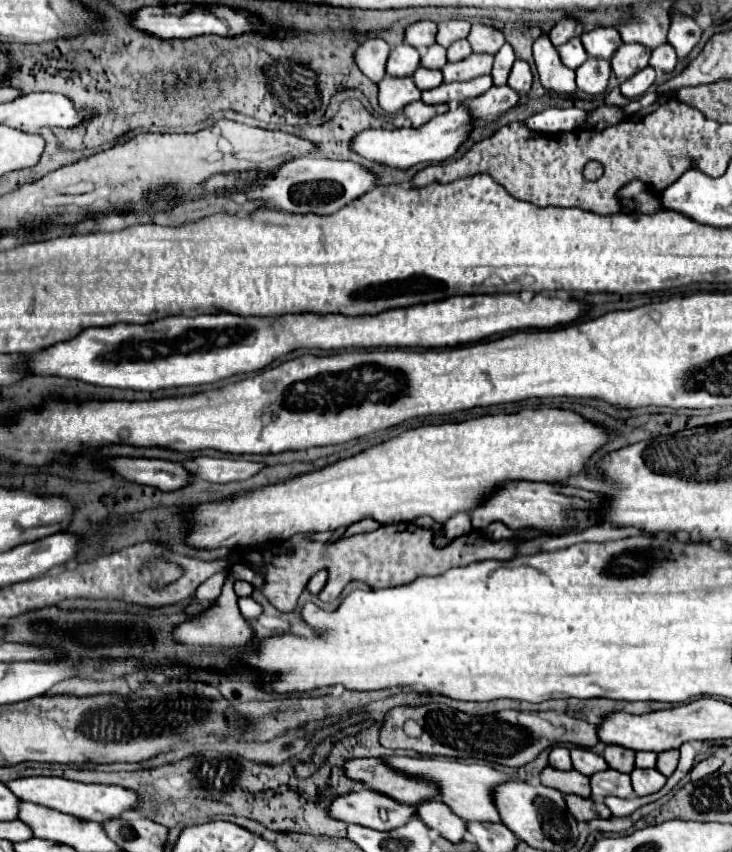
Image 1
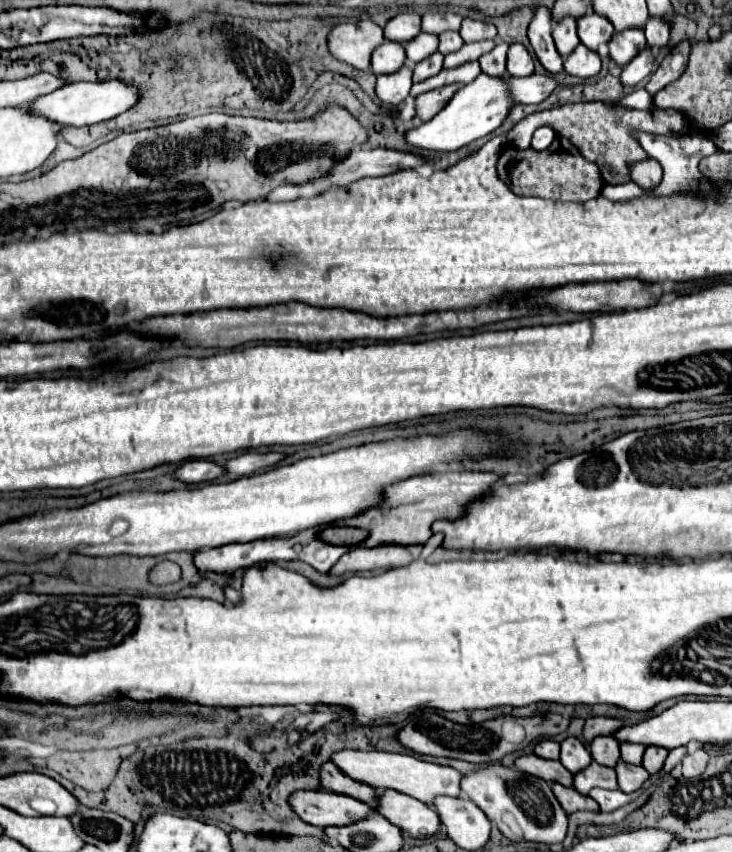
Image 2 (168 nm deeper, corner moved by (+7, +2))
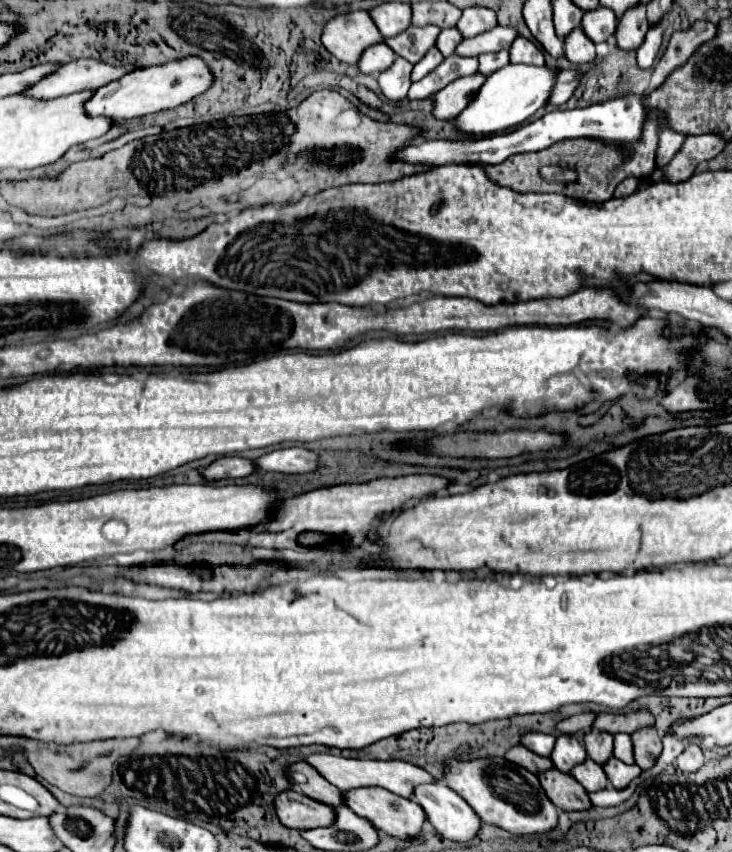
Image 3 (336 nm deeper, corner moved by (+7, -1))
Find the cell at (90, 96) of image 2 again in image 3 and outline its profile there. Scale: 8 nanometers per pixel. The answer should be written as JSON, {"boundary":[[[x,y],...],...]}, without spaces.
{"boundary":[[[190,55],[190,57],[178,59],[178,61],[168,61],[164,65],[132,71],[132,73],[124,75],[122,79],[100,87],[96,91],[96,95],[86,103],[86,113],[92,117],[106,115],[116,121],[134,119],[134,117],[158,113],[164,109],[180,107],[180,105],[196,99],[204,91],[208,91],[208,87],[212,87],[212,83],[214,83],[214,75],[212,75],[212,71],[208,71],[208,65],[204,65],[204,59]]]}

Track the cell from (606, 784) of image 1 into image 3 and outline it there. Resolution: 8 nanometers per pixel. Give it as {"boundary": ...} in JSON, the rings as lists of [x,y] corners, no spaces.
{"boundary":[[[588,757],[584,763],[572,767],[572,769],[570,769],[570,775],[572,775],[588,793],[610,787],[610,781],[608,781],[604,769],[602,769],[598,763],[594,763],[590,757]]]}

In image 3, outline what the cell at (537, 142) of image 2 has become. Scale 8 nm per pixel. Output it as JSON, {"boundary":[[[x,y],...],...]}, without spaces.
{"boundary":[[[628,93],[604,103],[596,103],[584,109],[570,109],[570,111],[552,111],[544,117],[526,123],[510,133],[480,137],[480,139],[458,139],[458,141],[446,141],[446,139],[428,139],[420,145],[408,145],[400,153],[396,153],[396,159],[406,163],[422,163],[422,165],[450,165],[450,163],[502,163],[510,155],[516,153],[530,153],[530,151],[542,151],[550,147],[552,143],[560,139],[570,137],[596,137],[596,139],[612,139],[612,141],[636,141],[642,133],[644,123],[644,107],[640,101],[640,95]]]}

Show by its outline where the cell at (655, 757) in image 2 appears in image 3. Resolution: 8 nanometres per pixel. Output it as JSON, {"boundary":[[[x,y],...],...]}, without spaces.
{"boundary":[[[644,727],[640,731],[634,731],[632,735],[634,743],[634,761],[640,769],[650,769],[658,755],[662,753],[662,741],[656,731],[656,727]]]}

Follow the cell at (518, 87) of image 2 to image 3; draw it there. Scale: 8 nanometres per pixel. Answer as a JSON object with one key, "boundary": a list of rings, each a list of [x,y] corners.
{"boundary":[[[576,69],[560,71],[558,81],[554,85],[554,91],[552,91],[552,97],[550,97],[550,103],[554,103],[554,105],[566,103],[574,95],[576,87],[580,85],[580,77],[582,77],[582,73],[576,71]]]}

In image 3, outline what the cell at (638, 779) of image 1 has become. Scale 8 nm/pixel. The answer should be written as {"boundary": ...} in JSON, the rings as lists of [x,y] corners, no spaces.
{"boundary":[[[616,757],[608,759],[608,763],[602,763],[602,769],[604,769],[606,777],[610,779],[610,783],[612,783],[616,789],[628,787],[628,783],[630,783],[634,777],[640,775],[640,767],[620,763]]]}

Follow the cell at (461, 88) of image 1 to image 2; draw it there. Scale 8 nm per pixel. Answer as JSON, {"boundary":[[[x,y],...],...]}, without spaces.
{"boundary":[[[468,62],[468,64],[462,64],[458,68],[452,68],[452,70],[442,70],[440,74],[424,80],[424,82],[418,82],[412,86],[410,94],[416,98],[424,92],[430,92],[430,90],[436,90],[440,86],[448,86],[448,84],[470,84],[472,80],[476,80],[476,76],[480,76],[480,64],[478,62]]]}

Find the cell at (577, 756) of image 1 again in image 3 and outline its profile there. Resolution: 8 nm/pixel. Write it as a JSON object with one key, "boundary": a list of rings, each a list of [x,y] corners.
{"boundary":[[[558,735],[550,759],[556,769],[570,771],[576,763],[586,759],[586,749],[572,735]]]}

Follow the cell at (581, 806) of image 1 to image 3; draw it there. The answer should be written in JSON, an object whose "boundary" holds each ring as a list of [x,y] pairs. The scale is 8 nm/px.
{"boundary":[[[552,767],[548,771],[540,771],[538,779],[544,793],[558,809],[584,811],[592,807],[588,793],[580,783],[576,783],[576,779],[572,779],[570,773],[562,773],[562,771],[556,771],[556,767]]]}

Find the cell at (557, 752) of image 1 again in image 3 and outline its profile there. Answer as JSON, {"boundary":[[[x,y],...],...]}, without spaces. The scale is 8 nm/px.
{"boundary":[[[530,731],[530,733],[524,733],[522,745],[528,747],[530,751],[534,751],[536,755],[550,757],[550,753],[552,753],[552,749],[554,749],[554,741],[556,741],[554,735],[538,733],[538,731]]]}

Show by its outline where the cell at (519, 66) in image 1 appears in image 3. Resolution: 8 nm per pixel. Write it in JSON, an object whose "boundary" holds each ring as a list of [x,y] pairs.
{"boundary":[[[516,37],[516,41],[510,47],[510,61],[524,65],[544,65],[544,53],[530,39]]]}

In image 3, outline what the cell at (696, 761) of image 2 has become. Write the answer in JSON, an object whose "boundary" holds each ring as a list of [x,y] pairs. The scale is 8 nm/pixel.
{"boundary":[[[690,743],[690,745],[684,749],[684,753],[680,753],[678,759],[676,759],[676,765],[678,765],[684,773],[698,771],[698,769],[702,767],[702,763],[704,763],[704,755],[702,755],[700,747],[694,745],[694,743]]]}

